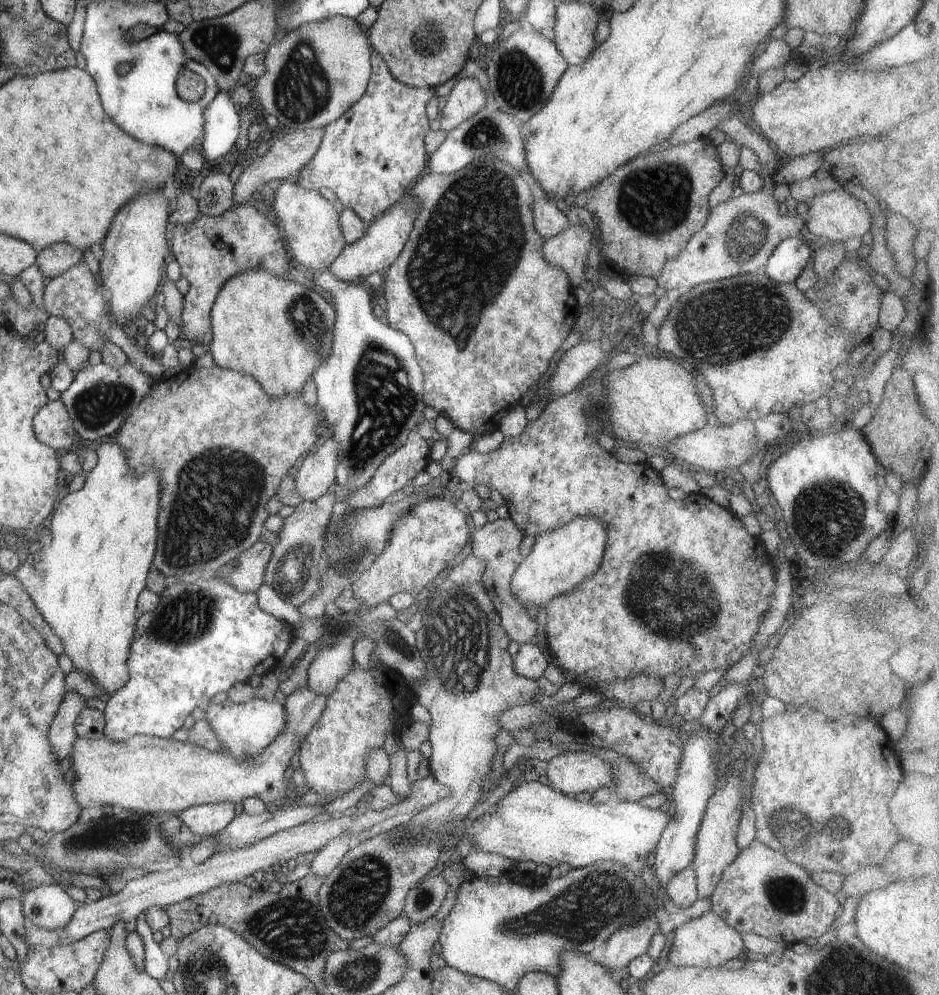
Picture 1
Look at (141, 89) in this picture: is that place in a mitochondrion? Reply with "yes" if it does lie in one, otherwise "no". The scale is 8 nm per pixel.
no

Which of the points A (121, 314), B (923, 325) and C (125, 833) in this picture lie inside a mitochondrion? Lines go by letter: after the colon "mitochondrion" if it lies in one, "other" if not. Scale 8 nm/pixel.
A: other
B: other
C: mitochondrion

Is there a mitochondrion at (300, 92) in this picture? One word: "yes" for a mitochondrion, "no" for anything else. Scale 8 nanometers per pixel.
yes

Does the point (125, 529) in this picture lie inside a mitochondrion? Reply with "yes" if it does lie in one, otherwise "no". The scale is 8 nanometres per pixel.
no

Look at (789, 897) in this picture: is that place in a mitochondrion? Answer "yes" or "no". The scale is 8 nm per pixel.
yes

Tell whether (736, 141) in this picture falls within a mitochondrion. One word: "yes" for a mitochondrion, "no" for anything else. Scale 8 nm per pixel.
no

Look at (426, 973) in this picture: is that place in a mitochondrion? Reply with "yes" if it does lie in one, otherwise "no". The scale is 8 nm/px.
no

